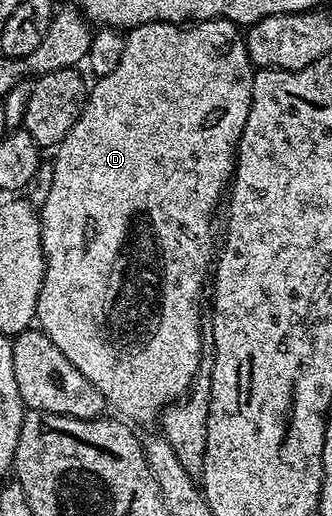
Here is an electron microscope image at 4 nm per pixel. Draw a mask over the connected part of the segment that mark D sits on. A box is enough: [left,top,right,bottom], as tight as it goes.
[36,19,256,424]

